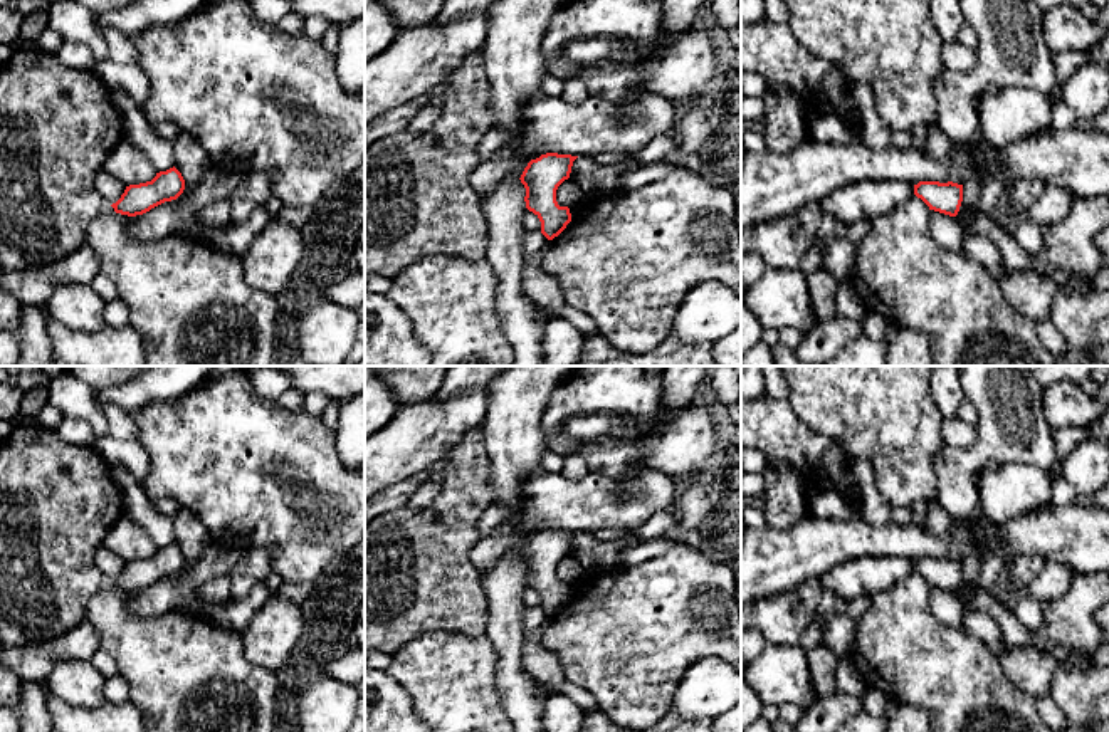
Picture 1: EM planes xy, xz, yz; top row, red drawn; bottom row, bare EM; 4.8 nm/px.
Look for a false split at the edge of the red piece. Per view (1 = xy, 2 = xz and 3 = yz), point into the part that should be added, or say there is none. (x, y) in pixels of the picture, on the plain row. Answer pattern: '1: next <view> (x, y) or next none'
1: next none
2: next none
3: next none

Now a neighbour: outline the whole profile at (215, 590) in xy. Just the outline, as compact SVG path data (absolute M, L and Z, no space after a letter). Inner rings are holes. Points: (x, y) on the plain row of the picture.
M229 576L212 578L200 586L202 604L223 601L229 598L229 594L230 594Z

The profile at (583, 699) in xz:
M570 680L563 683L561 693L573 700L585 714L600 710L593 695L588 690L571 683Z

